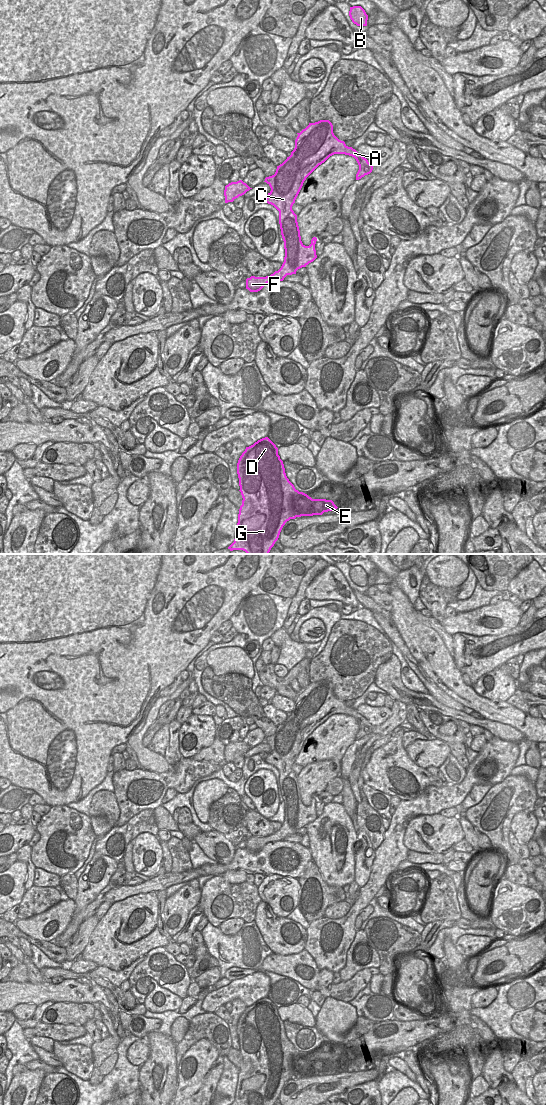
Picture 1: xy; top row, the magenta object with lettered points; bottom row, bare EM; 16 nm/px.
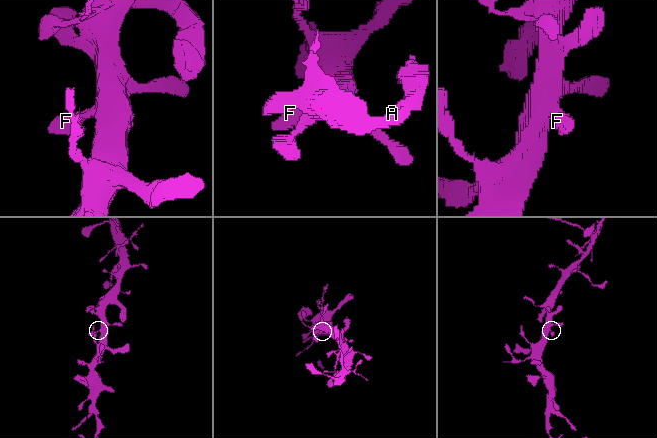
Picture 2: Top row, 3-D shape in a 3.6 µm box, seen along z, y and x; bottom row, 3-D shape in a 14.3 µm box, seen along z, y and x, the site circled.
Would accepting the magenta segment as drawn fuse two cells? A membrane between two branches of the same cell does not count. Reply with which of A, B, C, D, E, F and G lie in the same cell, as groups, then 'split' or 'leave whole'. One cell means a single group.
A B C D E F G; leave whole

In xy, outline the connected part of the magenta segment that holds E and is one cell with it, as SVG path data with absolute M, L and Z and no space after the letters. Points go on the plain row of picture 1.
M268 998L246 1007L237 1023L242 1065L239 1069L235 1099L231 1105L274 1105L287 1081L301 1076L322 1075L338 1067L332 1060L312 1059L299 1052L286 1036L278 1008Z

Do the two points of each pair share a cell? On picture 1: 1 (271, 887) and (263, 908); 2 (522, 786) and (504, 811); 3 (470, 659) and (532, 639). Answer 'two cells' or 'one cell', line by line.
1: two cells
2: one cell
3: one cell

